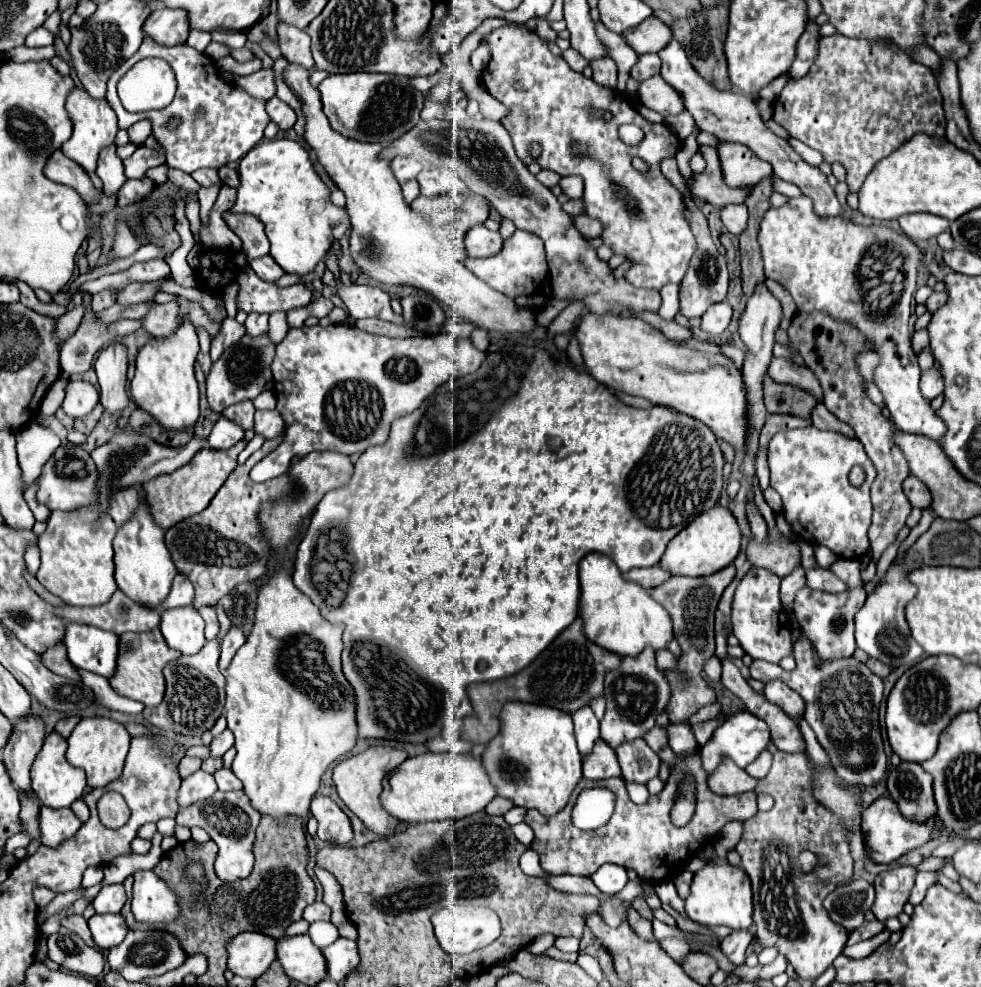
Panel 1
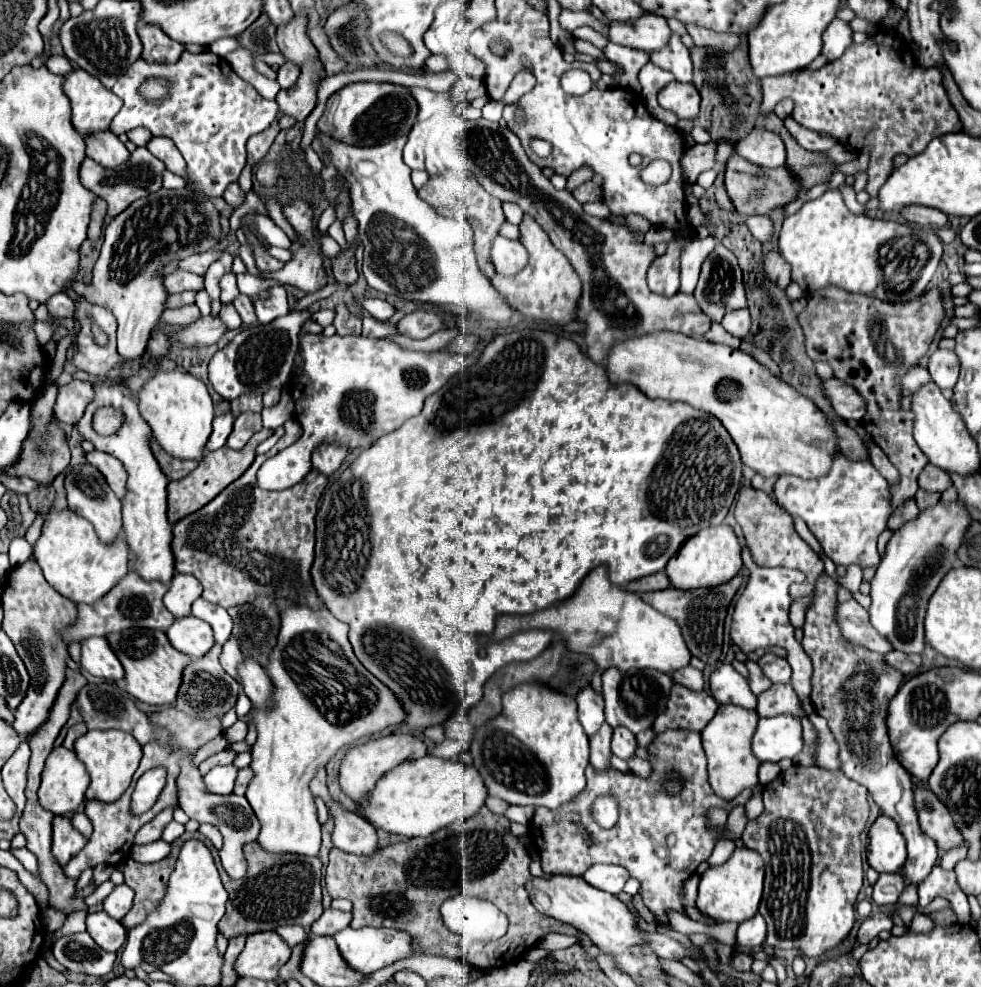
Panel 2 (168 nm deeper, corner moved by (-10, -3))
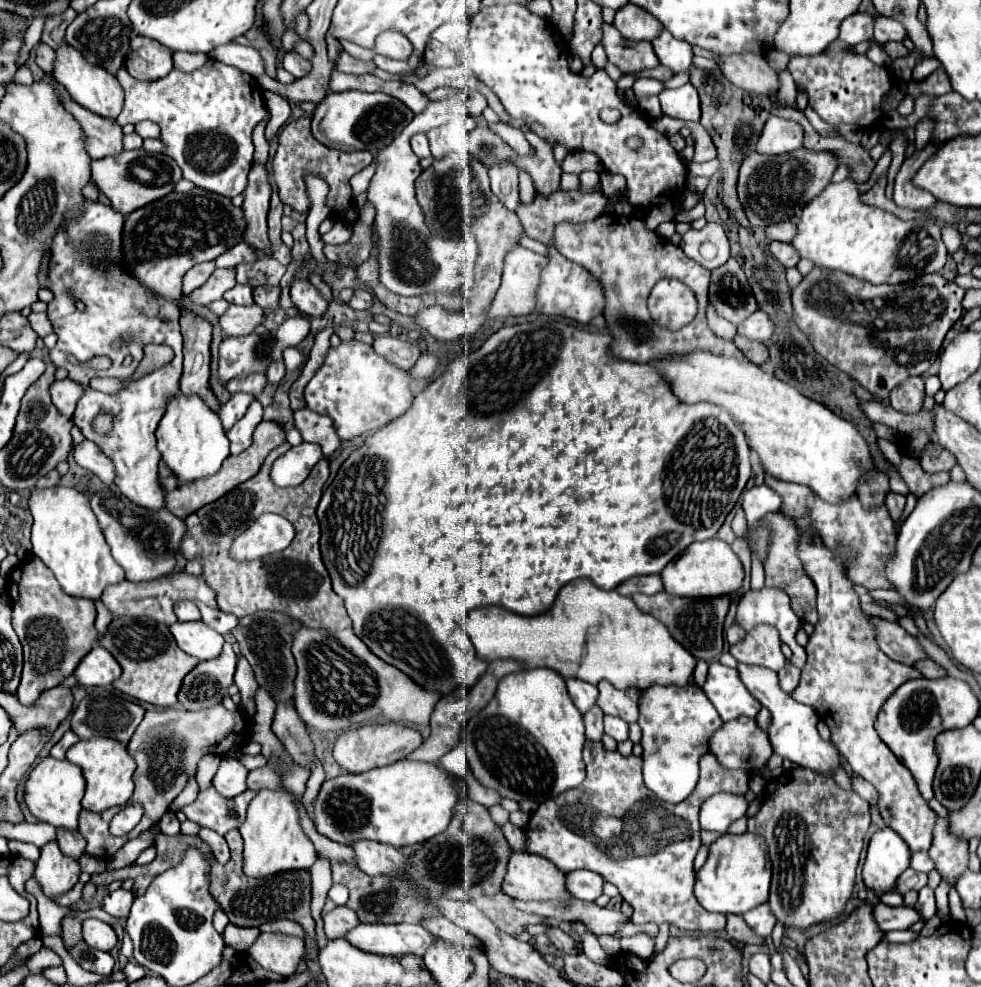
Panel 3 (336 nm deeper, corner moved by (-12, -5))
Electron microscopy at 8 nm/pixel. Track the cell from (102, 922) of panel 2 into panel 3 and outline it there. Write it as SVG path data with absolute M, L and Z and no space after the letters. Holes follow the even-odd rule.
M86 919L82 923L82 935L90 947L100 949L100 951L112 951L118 943L114 929L108 923L98 921L98 919Z

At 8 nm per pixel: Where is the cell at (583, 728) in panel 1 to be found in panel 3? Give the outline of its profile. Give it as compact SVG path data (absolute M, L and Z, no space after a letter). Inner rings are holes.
M566 679L566 687L570 693L570 699L580 709L580 713L586 713L592 705L596 705L596 699L598 699L596 685L590 685L580 679Z

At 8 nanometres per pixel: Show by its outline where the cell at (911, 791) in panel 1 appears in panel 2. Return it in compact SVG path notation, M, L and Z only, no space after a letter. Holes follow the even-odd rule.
M914 785L914 807L922 831L928 837L932 837L942 851L948 851L964 841L962 835L958 835L958 829L954 827L954 821L946 811L946 805L938 801L936 793L930 787Z

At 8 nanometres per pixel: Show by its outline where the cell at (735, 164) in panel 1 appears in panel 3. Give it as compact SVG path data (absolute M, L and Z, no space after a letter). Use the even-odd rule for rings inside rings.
M772 115L764 125L756 149L758 153L764 155L780 155L800 149L802 143L804 143L804 129L796 121Z

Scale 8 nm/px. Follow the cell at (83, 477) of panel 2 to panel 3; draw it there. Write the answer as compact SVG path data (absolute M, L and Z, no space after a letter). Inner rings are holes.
M112 489L92 493L90 505L100 521L100 529L112 549L112 555L116 563L124 569L128 581L134 583L154 581L174 573L176 557L180 553L180 545L186 535L184 519L174 517L166 507L158 511L150 511L136 503L132 505L128 497ZM106 497L108 497L108 509L106 509Z

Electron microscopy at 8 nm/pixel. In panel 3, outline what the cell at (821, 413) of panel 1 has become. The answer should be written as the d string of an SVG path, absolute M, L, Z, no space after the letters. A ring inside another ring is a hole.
M888 493L886 497L886 507L888 507L888 513L890 517L894 519L894 527L896 527L896 533L898 533L898 527L902 525L902 511L904 511L904 505L906 505L906 497L900 495L900 493Z

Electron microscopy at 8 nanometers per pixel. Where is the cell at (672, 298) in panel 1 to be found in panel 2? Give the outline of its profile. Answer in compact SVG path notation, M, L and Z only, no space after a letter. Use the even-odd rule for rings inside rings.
M692 237L690 243L686 243L682 251L682 285L680 293L692 293L698 283L700 265L706 259L706 255L714 249L716 239L714 237Z

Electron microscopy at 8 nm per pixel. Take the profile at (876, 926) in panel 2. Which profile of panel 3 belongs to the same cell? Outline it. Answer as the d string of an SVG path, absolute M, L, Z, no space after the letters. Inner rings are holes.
M884 903L874 905L874 917L882 931L894 931L894 929L910 929L918 921L916 909L902 905L902 907L890 907Z

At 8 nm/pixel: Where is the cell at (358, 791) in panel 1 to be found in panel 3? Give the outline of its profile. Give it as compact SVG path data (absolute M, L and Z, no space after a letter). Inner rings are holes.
M382 723L382 725L362 725L358 729L344 731L334 741L334 759L348 773L364 773L374 767L384 767L404 759L416 747L422 745L422 737L416 729L400 723Z

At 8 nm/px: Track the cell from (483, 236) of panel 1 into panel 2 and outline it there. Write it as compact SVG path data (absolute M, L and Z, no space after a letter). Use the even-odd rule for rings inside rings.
M498 235L492 241L492 251L490 251L494 269L502 275L514 275L522 271L526 265L526 249L518 241L510 241L502 235Z

